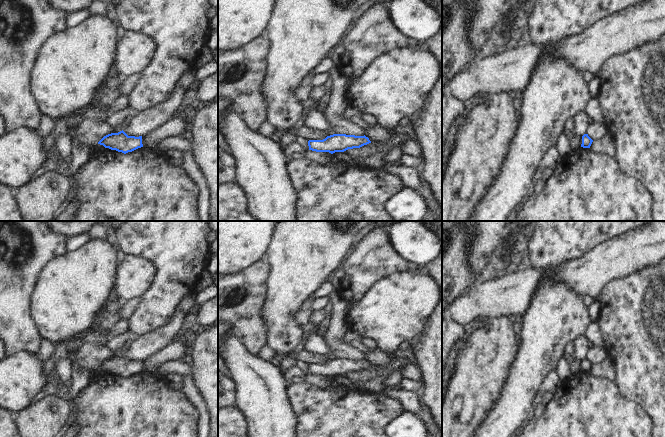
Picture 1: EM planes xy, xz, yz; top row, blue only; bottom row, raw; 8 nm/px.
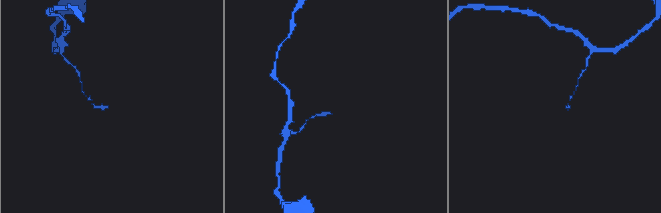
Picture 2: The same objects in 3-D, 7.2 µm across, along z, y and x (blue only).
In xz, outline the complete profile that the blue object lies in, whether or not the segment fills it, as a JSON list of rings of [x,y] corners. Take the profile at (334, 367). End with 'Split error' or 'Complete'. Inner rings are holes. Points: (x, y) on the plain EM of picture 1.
[[[333,358],[327,360],[323,364],[309,364],[309,374],[316,376],[344,376],[348,373],[360,372],[364,369],[371,367],[368,361],[346,359],[346,358]]]. Complete

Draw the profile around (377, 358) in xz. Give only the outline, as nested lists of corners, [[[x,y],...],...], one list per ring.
[[[378,349],[363,352],[363,356],[371,366],[377,366],[380,368],[389,365],[391,361],[391,356],[389,354],[381,352]]]

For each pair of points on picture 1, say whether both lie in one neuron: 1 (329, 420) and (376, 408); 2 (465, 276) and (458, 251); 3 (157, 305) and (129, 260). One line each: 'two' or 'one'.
1: one
2: one
3: two

